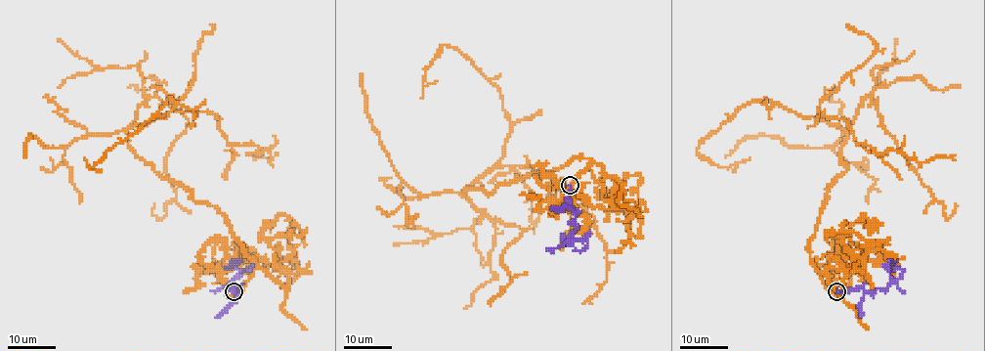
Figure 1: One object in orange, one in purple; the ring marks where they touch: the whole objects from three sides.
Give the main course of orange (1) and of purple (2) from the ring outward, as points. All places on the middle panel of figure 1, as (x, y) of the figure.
1: (570, 186), (589, 159), (464, 196), (495, 167), (549, 171), (607, 249), (607, 280), (583, 303)
2: (570, 186), (567, 198), (576, 223), (571, 239), (586, 241), (581, 249), (575, 248)

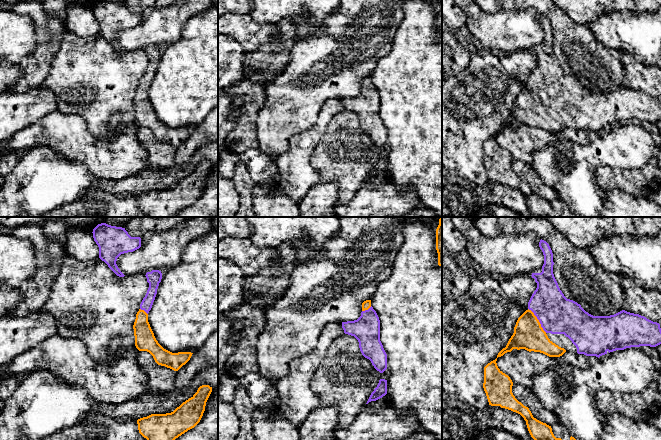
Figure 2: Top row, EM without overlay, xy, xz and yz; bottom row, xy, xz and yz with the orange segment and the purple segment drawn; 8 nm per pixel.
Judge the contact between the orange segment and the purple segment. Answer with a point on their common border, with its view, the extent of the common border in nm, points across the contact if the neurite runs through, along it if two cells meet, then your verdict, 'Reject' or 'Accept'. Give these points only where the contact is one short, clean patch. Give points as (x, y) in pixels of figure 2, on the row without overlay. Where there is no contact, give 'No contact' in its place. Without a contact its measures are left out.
Touches orange at yz (538, 96). Shared border 240 nm. Path across: yz (528, 110), (531, 103), (538, 96), (544, 91), (557, 91). Accept

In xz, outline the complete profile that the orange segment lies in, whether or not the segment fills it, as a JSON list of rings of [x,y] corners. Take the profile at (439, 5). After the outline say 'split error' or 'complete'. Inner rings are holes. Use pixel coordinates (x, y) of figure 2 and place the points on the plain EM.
[[[442,0],[436,5],[436,26],[438,29],[438,41],[442,42]]]; complete

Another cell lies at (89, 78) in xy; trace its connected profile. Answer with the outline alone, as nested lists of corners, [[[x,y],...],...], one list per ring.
[[[66,30],[41,86],[54,93],[59,112],[83,118],[95,137],[113,138],[120,134],[109,123],[113,116],[120,115],[123,124],[135,121],[133,101],[148,66],[146,58],[143,49],[119,53],[100,34],[82,38]]]

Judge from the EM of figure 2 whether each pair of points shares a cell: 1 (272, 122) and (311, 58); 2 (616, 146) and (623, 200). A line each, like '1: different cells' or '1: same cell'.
1: same cell
2: different cells

